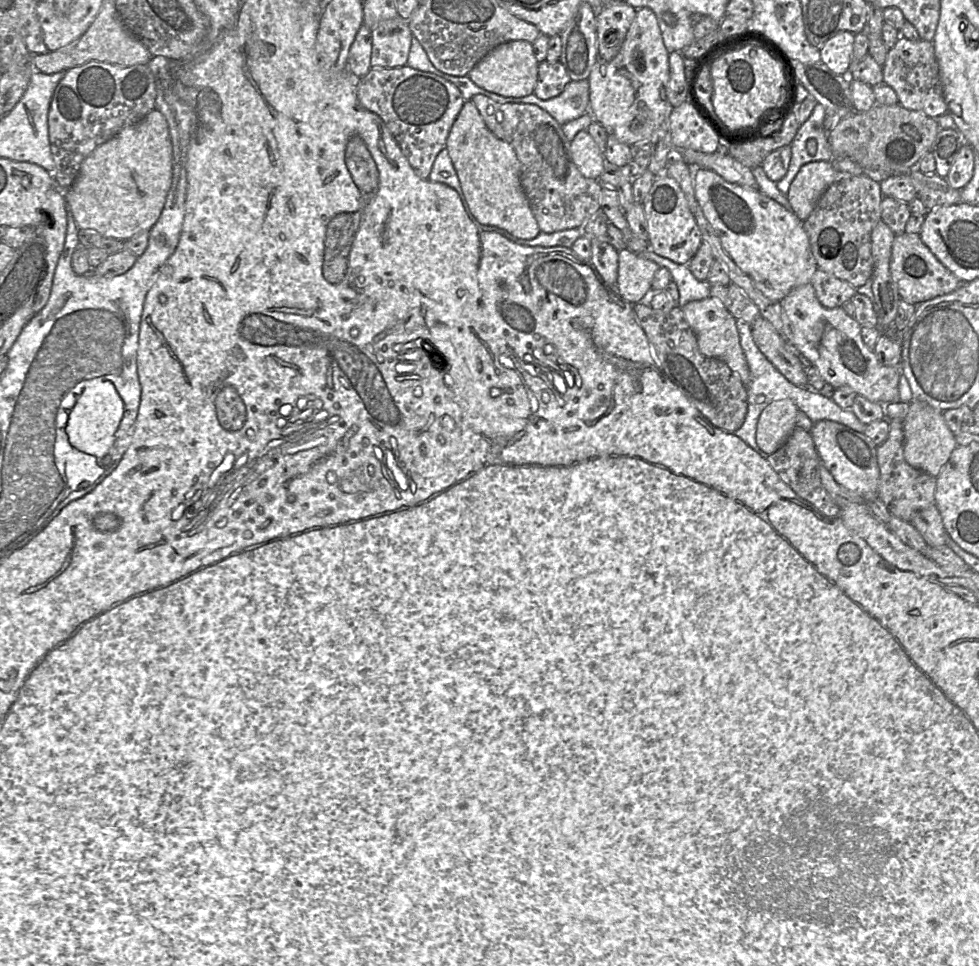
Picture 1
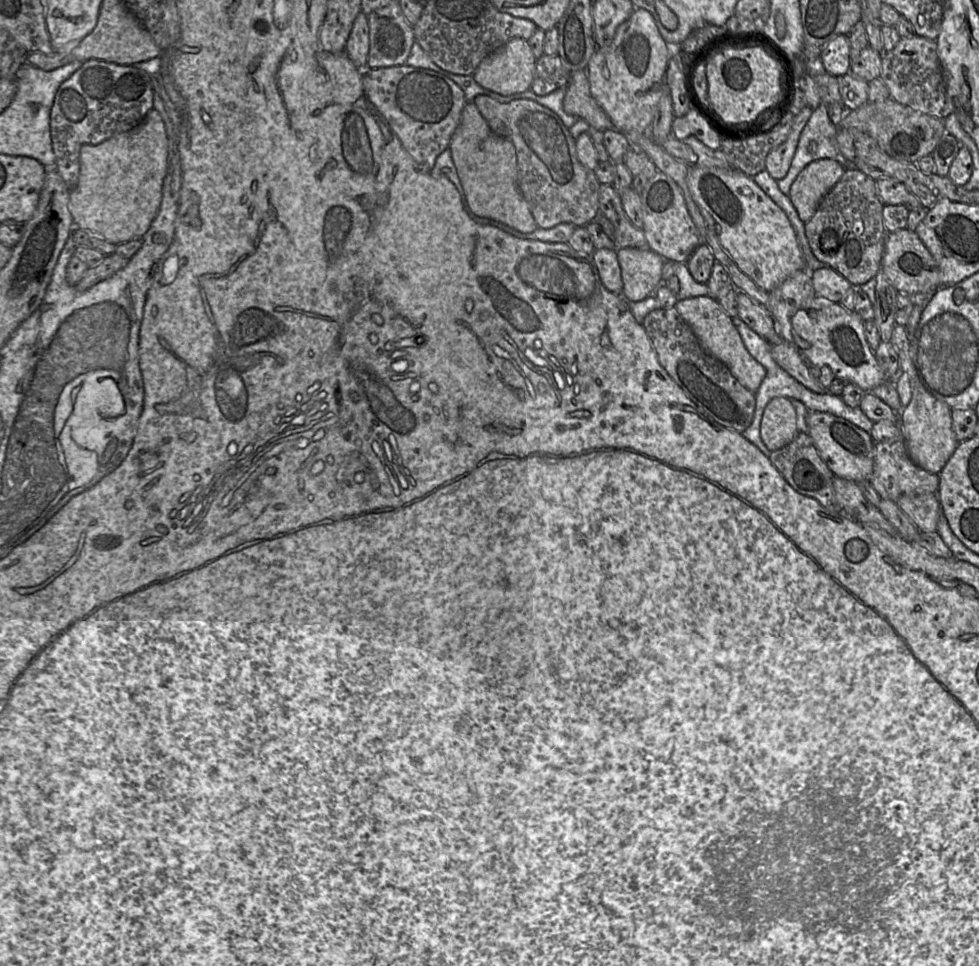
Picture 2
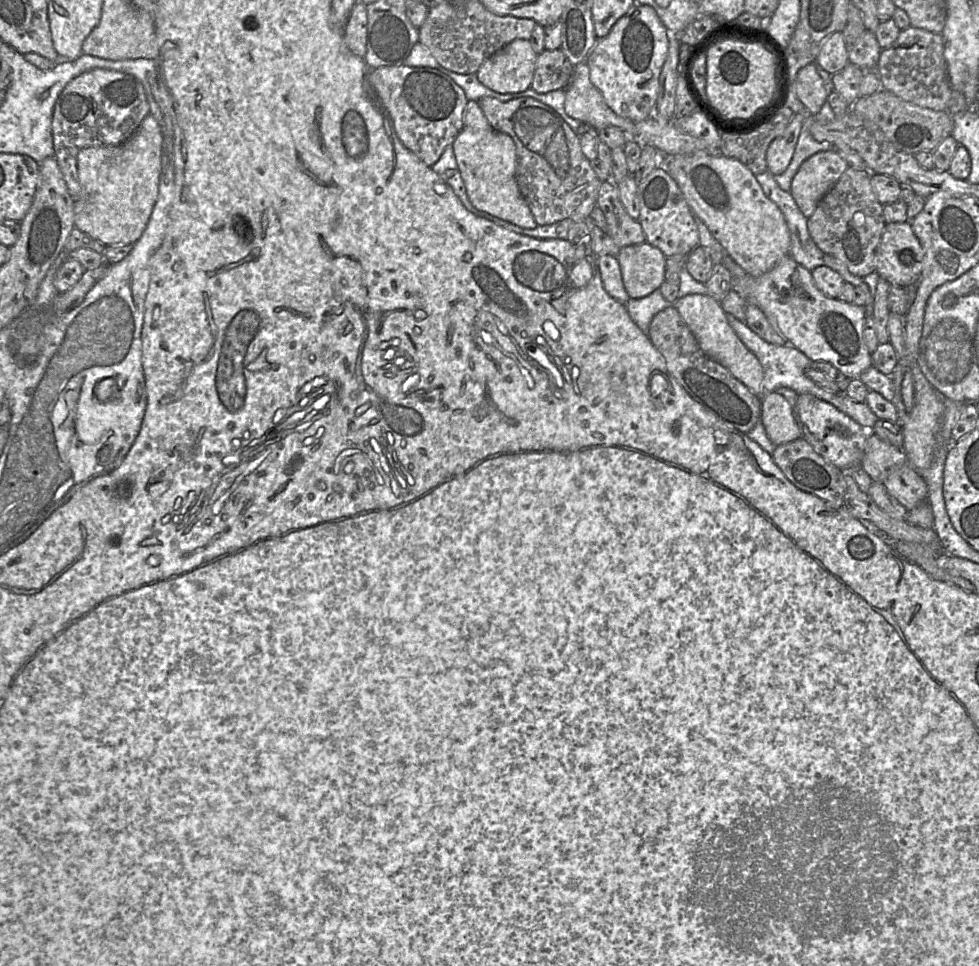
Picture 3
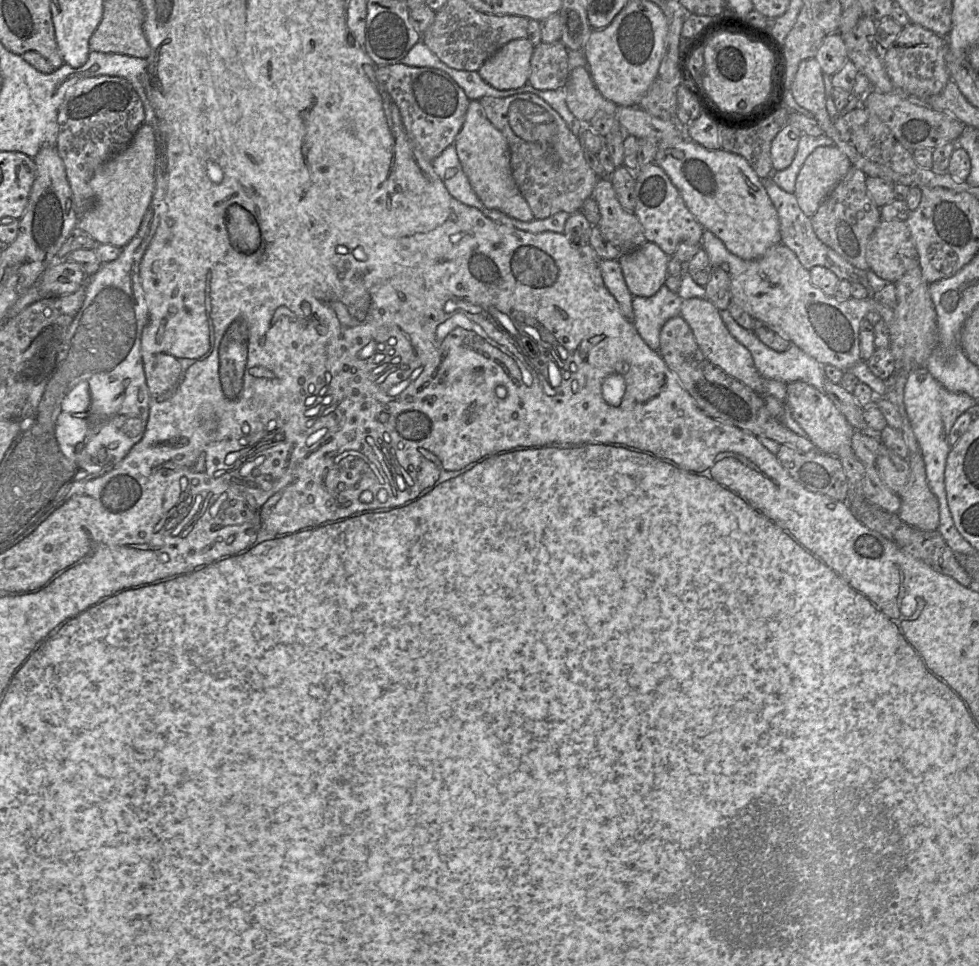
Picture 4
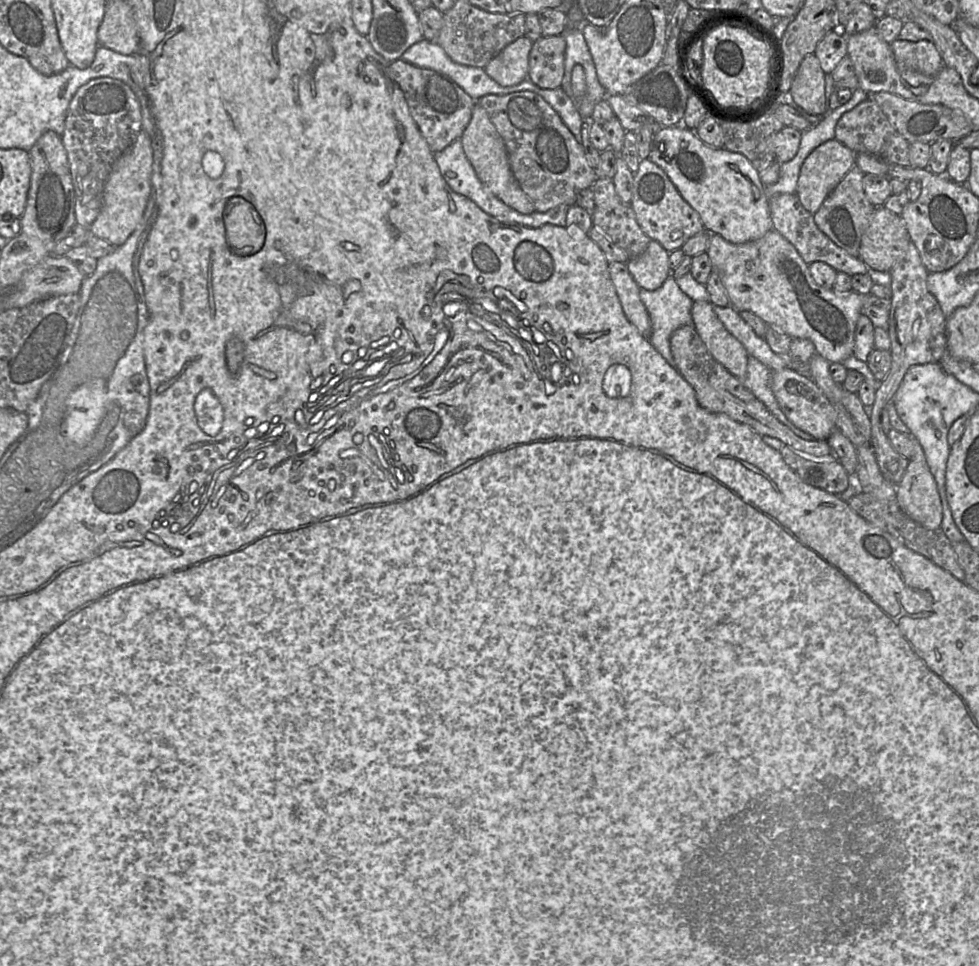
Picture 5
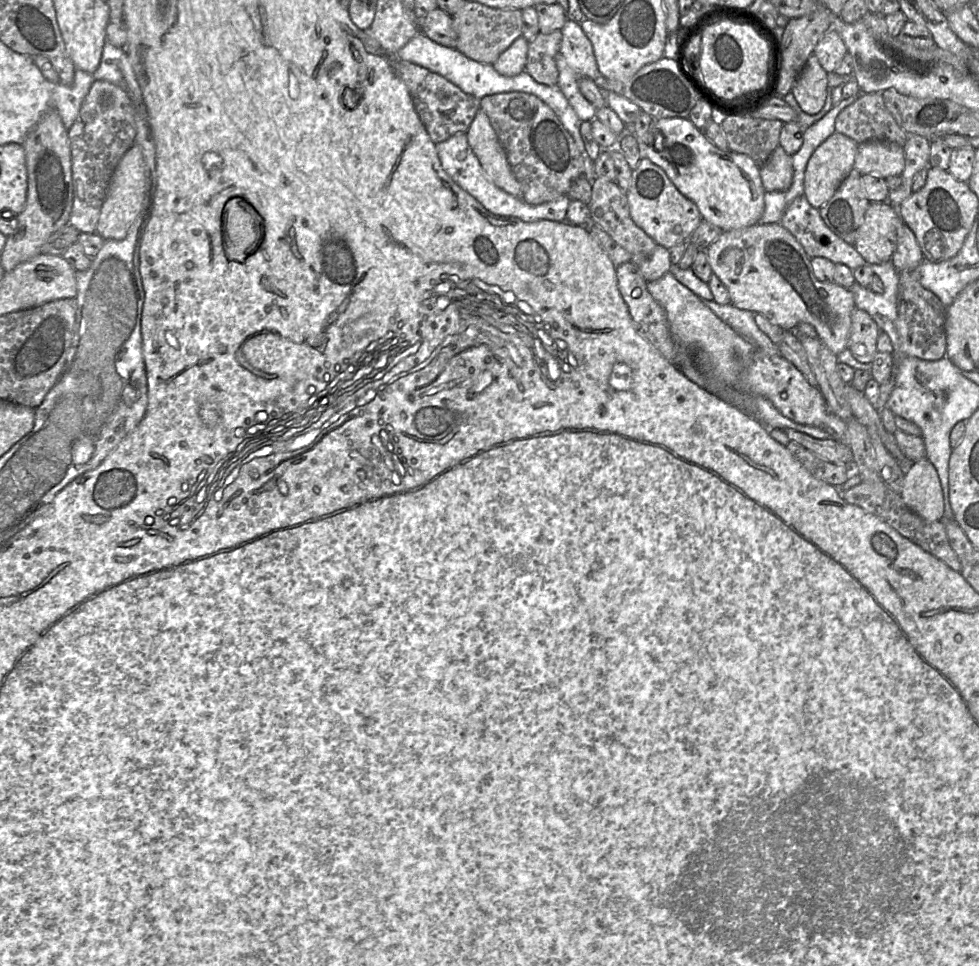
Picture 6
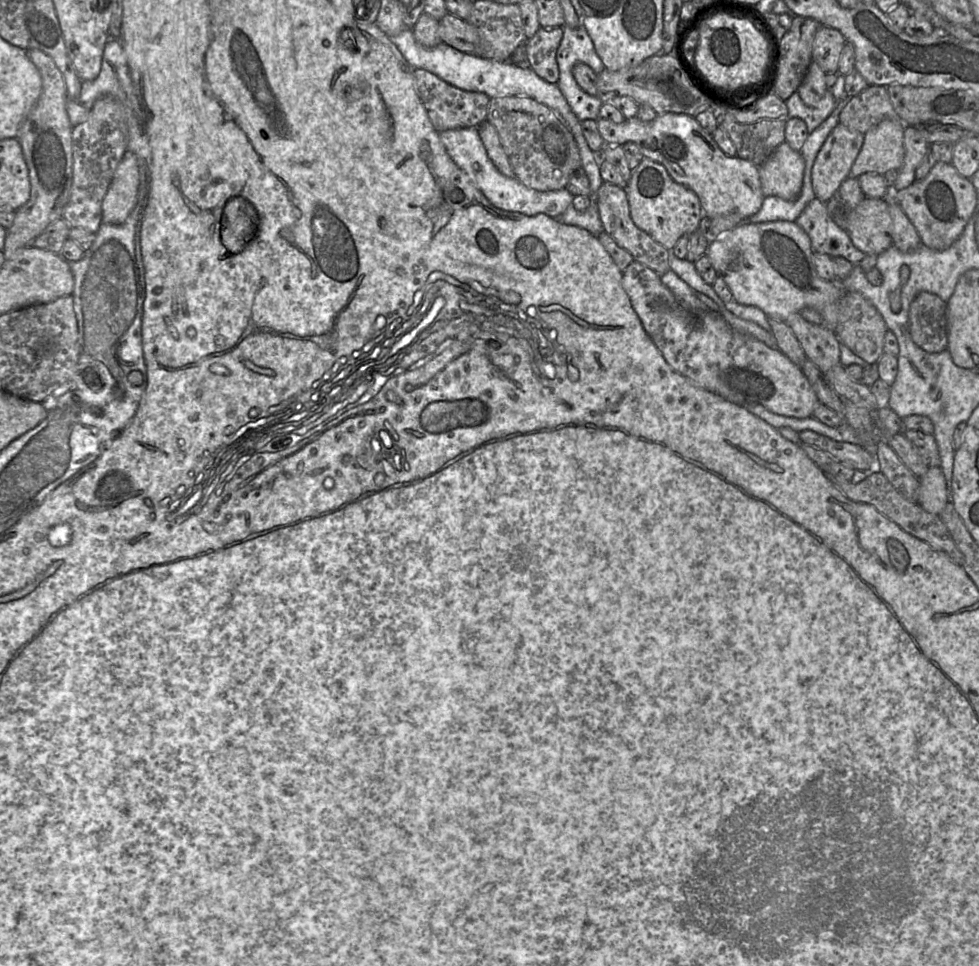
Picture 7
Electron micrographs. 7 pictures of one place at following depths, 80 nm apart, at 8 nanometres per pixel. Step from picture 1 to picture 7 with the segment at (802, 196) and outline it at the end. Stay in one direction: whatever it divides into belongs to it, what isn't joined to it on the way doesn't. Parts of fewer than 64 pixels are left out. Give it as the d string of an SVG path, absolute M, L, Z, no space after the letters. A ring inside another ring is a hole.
M838 123L821 146L812 167L815 198L827 203L850 169L863 145L865 134Z

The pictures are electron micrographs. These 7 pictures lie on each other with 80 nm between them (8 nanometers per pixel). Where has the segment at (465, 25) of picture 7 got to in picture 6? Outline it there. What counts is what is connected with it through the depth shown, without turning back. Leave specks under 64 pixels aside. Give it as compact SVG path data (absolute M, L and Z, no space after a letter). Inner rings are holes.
M440 8L430 11L420 20L419 26L420 32L434 42L456 48L457 33L453 27L452 17Z

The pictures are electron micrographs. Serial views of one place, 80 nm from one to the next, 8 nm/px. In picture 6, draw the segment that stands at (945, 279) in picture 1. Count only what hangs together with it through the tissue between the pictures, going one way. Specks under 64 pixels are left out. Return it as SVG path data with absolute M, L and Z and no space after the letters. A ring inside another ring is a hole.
M888 201L871 202L867 208L854 245L867 264L882 264L892 259L903 222L897 209Z

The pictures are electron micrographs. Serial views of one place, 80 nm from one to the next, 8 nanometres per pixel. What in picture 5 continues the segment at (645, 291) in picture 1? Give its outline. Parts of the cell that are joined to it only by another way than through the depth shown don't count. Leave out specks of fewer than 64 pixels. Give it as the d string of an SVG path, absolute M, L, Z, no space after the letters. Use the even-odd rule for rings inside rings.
M651 240L639 256L630 258L626 264L640 289L654 291L671 275L669 255L657 241Z

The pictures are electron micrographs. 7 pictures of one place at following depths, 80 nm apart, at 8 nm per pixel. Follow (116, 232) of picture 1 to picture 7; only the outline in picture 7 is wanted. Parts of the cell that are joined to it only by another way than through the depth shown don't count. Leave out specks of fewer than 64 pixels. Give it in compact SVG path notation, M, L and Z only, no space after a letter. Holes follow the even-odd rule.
M126 152L118 164L102 202L102 223L123 224L137 203L140 184L137 157Z

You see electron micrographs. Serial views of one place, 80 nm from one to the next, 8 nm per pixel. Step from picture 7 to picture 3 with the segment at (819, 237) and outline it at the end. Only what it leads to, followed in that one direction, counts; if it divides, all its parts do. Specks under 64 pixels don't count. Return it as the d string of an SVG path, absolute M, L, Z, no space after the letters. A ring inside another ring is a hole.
M767 170L762 174L756 175L755 177L757 182L762 187L762 190L766 195L766 197L769 198L772 202L774 202L784 215L784 218L786 220L790 232L791 243L790 243L789 254L791 255L791 257L799 265L803 266L809 271L812 271L813 269L819 266L826 266L831 268L832 270L836 271L844 279L845 282L849 282L853 286L859 286L862 289L862 291L867 297L867 305L874 303L874 297L871 295L870 288L864 282L864 279L862 277L853 275L852 273L850 273L847 266L842 261L829 254L824 253L817 247L817 245L815 244L815 242L813 241L813 239L809 234L807 228L807 218L802 214L802 212L798 208L790 192L782 190L774 180L773 176L774 175L772 175Z

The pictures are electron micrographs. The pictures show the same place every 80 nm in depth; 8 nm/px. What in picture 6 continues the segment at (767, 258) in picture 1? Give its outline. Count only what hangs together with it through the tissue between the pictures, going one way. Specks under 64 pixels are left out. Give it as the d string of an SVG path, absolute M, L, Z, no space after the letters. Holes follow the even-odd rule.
M661 118L653 121L653 126L646 136L646 144L638 144L642 158L648 158L651 162L661 167L681 194L694 202L698 207L703 220L719 227L723 232L742 229L758 224L765 209L765 189L762 185L760 167L747 155L729 151L722 151L709 141L702 131L698 130L688 118Z

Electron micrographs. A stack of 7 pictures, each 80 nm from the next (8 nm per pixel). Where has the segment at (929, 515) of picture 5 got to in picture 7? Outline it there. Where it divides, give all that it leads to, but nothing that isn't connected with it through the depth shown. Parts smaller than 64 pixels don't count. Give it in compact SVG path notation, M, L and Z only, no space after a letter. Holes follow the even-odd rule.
M930 467L919 483L916 502L925 511L940 516L948 501L946 480L940 467Z

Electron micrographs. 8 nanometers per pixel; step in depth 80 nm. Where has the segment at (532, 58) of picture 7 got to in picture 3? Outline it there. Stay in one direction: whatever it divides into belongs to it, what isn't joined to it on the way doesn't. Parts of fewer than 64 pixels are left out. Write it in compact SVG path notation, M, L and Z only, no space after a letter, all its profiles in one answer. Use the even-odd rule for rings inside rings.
M545 49L537 56L531 88L537 93L566 89L573 70L574 66L561 49Z

